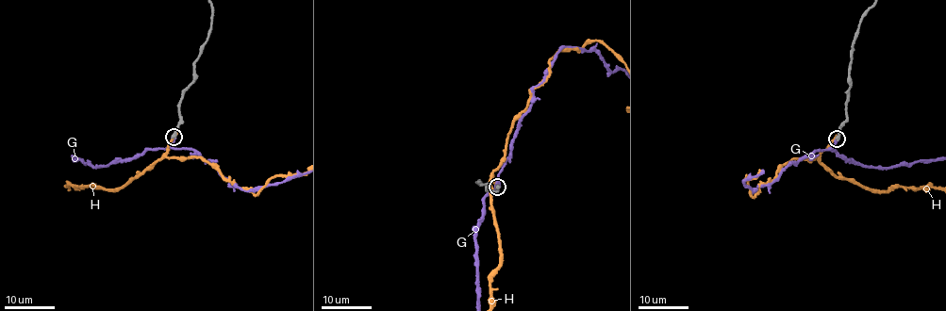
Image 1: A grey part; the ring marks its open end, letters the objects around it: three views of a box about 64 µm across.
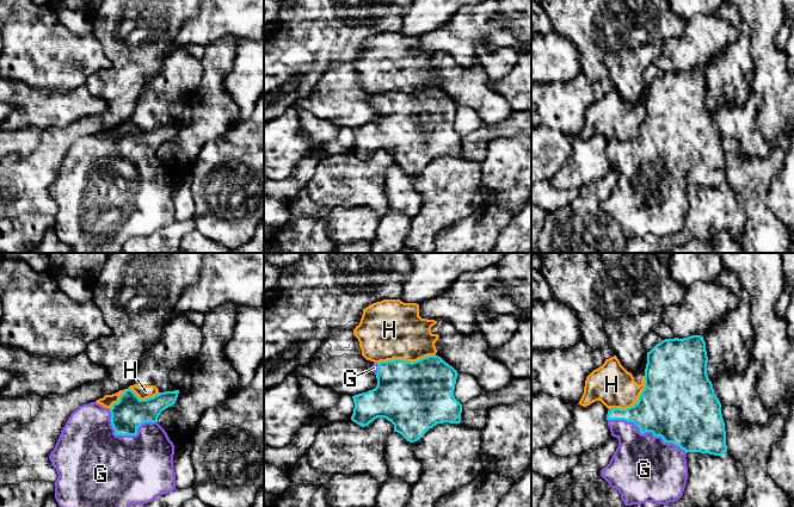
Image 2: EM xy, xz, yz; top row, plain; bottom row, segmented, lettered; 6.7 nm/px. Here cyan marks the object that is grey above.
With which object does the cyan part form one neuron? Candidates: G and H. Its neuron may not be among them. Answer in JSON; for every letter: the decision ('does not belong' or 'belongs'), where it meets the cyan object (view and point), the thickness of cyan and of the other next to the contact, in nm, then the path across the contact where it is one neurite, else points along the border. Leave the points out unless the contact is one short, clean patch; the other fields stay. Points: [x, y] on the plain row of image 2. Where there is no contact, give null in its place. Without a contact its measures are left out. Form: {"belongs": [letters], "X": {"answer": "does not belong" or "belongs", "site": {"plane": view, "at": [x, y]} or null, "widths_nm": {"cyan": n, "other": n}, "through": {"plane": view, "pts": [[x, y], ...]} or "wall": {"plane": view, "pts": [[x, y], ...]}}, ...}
{"belongs": ["G"], "G": {"answer": "belongs", "site": {"plane": "yz", "at": [646, 164]}, "widths_nm": {"cyan": 460, "other": 440}}, "H": {"answer": "does not belong", "site": {"plane": "xz", "at": [406, 94]}, "widths_nm": {"cyan": 460, "other": 400}, "wall": {"plane": "xz", "pts": [[435, 87], [428, 87], [412, 94], [387, 92], [377, 96]]}}}

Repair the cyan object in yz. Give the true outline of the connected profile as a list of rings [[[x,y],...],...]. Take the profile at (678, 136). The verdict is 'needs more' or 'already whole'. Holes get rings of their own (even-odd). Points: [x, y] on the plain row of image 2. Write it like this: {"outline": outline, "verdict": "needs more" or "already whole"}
{"outline": [[[701,68],[683,72],[665,72],[647,85],[645,122],[636,137],[627,141],[610,141],[607,147],[611,168],[618,172],[618,179],[601,209],[621,227],[624,239],[654,235],[666,237],[679,233],[687,212],[687,186],[701,185],[721,188],[727,185],[725,155],[721,136],[714,126],[707,107],[706,75]]], "verdict": "needs more"}

